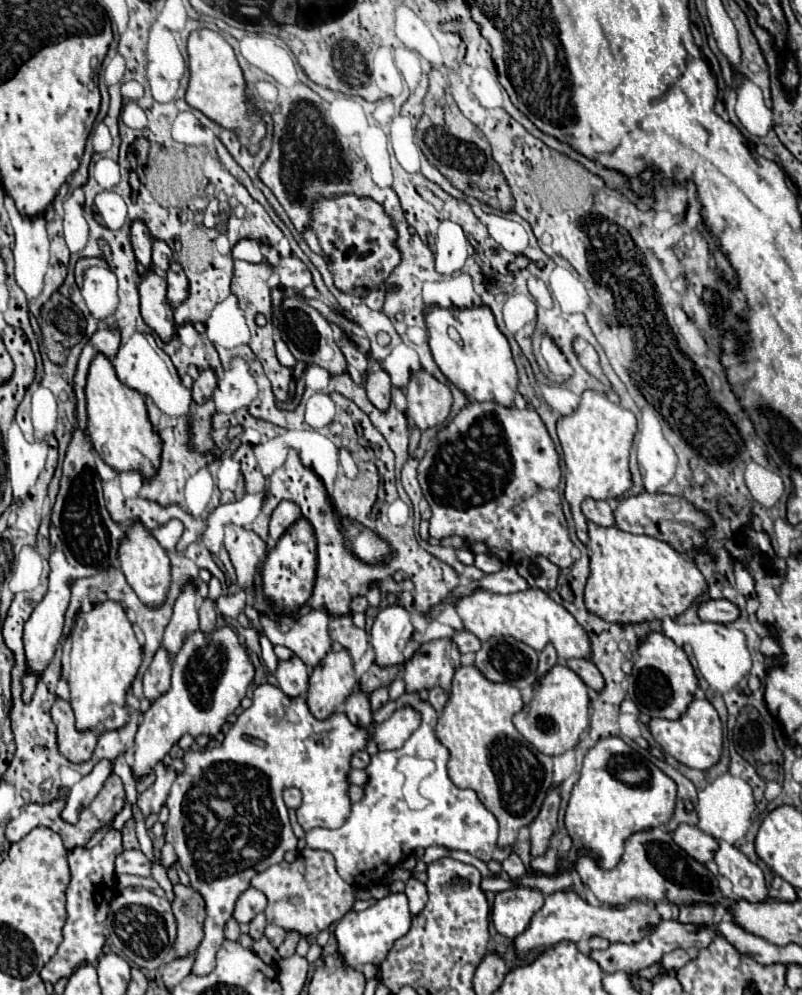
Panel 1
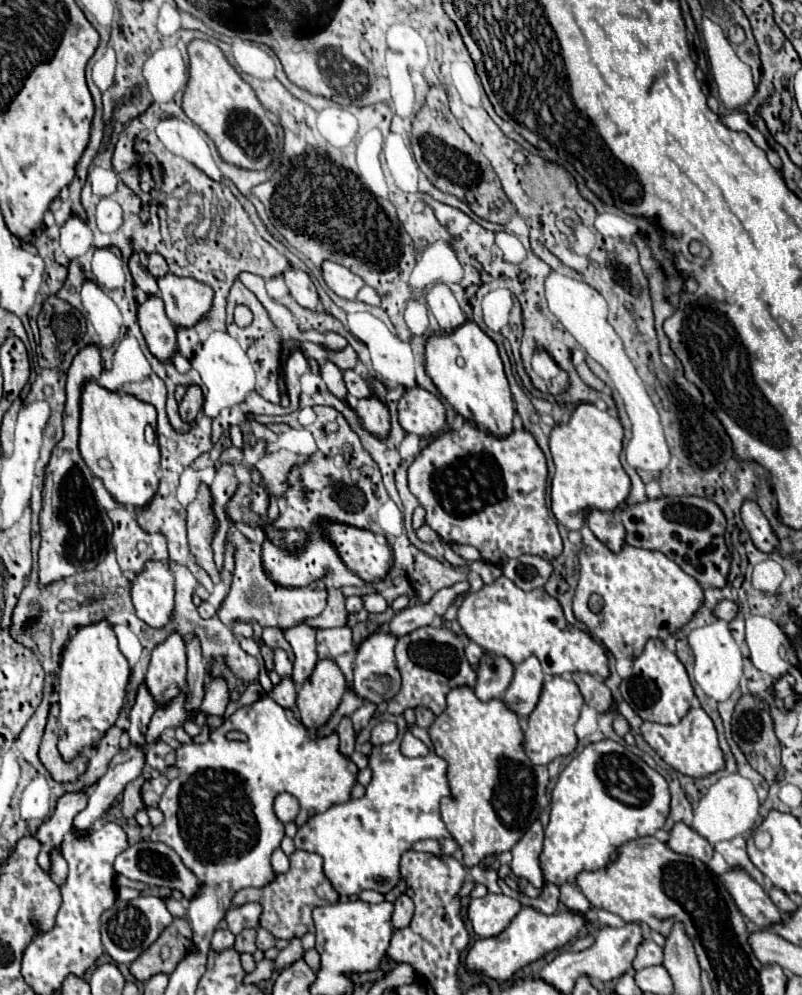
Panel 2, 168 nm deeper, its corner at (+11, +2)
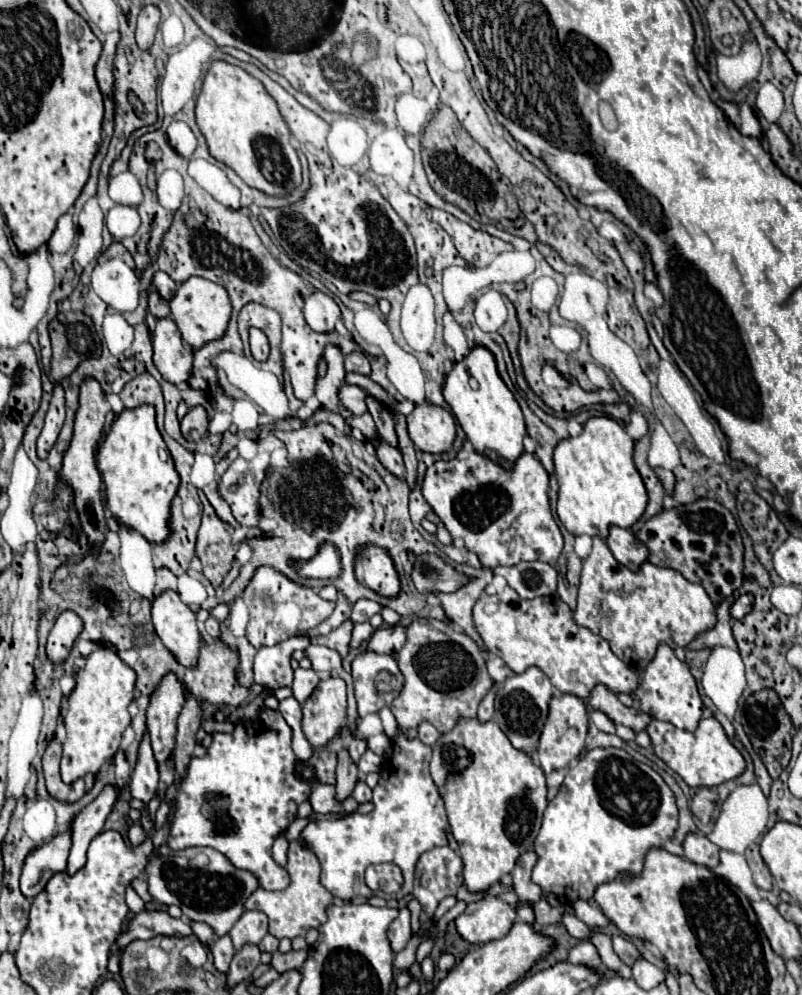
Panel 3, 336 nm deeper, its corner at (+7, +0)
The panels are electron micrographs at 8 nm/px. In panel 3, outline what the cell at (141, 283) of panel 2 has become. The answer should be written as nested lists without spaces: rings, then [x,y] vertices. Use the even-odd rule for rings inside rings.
[[[154,286],[148,288],[148,310],[158,318],[168,316],[168,302],[164,298],[160,298],[160,294],[156,292]]]

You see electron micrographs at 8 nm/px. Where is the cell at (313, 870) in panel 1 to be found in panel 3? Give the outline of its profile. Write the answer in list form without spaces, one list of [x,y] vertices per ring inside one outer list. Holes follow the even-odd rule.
[[[298,840],[290,842],[288,848],[288,874],[290,874],[290,886],[280,892],[268,892],[264,888],[258,888],[246,902],[244,910],[262,910],[270,920],[270,934],[276,938],[296,938],[304,936],[310,928],[318,928],[326,922],[326,906],[332,904],[332,894],[324,890],[320,884],[320,862],[318,858],[304,848]]]

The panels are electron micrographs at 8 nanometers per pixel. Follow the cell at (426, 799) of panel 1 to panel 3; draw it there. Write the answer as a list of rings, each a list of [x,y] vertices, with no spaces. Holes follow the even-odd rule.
[[[398,730],[398,734],[392,738],[392,742],[394,742],[392,754],[386,760],[384,770],[380,772],[380,782],[374,788],[374,800],[372,800],[374,810],[370,814],[352,812],[352,814],[340,816],[336,820],[310,820],[306,824],[306,828],[302,830],[302,834],[300,834],[300,842],[316,854],[316,858],[322,866],[322,876],[320,876],[322,886],[336,898],[350,900],[354,896],[364,896],[364,898],[384,896],[380,892],[370,890],[364,882],[364,870],[370,864],[380,864],[380,862],[396,864],[404,874],[402,890],[396,896],[394,894],[386,896],[386,900],[388,898],[402,898],[402,896],[412,892],[416,858],[420,858],[420,854],[424,850],[432,850],[436,846],[446,846],[448,844],[448,834],[446,834],[448,818],[446,818],[446,810],[444,810],[444,800],[442,800],[442,796],[438,792],[438,786],[434,784],[434,780],[430,776],[430,770],[428,770],[428,764],[430,764],[430,758],[432,758],[432,748],[424,746],[420,742],[420,738],[408,740],[402,730]]]

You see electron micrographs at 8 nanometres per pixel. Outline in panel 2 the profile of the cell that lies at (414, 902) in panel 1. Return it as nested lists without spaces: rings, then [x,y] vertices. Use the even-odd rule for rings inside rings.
[[[402,894],[402,896],[396,900],[396,904],[394,904],[392,926],[394,926],[396,930],[406,928],[406,926],[410,924],[410,920],[412,920],[412,914],[414,914],[414,902],[412,902],[406,894]]]

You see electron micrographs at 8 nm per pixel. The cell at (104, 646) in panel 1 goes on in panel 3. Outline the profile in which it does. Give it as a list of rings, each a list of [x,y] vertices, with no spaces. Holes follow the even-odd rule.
[[[98,644],[96,650],[86,656],[86,666],[76,672],[76,686],[66,698],[66,740],[62,754],[62,780],[74,782],[88,772],[96,774],[118,752],[122,732],[130,724],[128,706],[134,700],[132,690],[136,672],[124,664],[118,652],[106,644]]]

